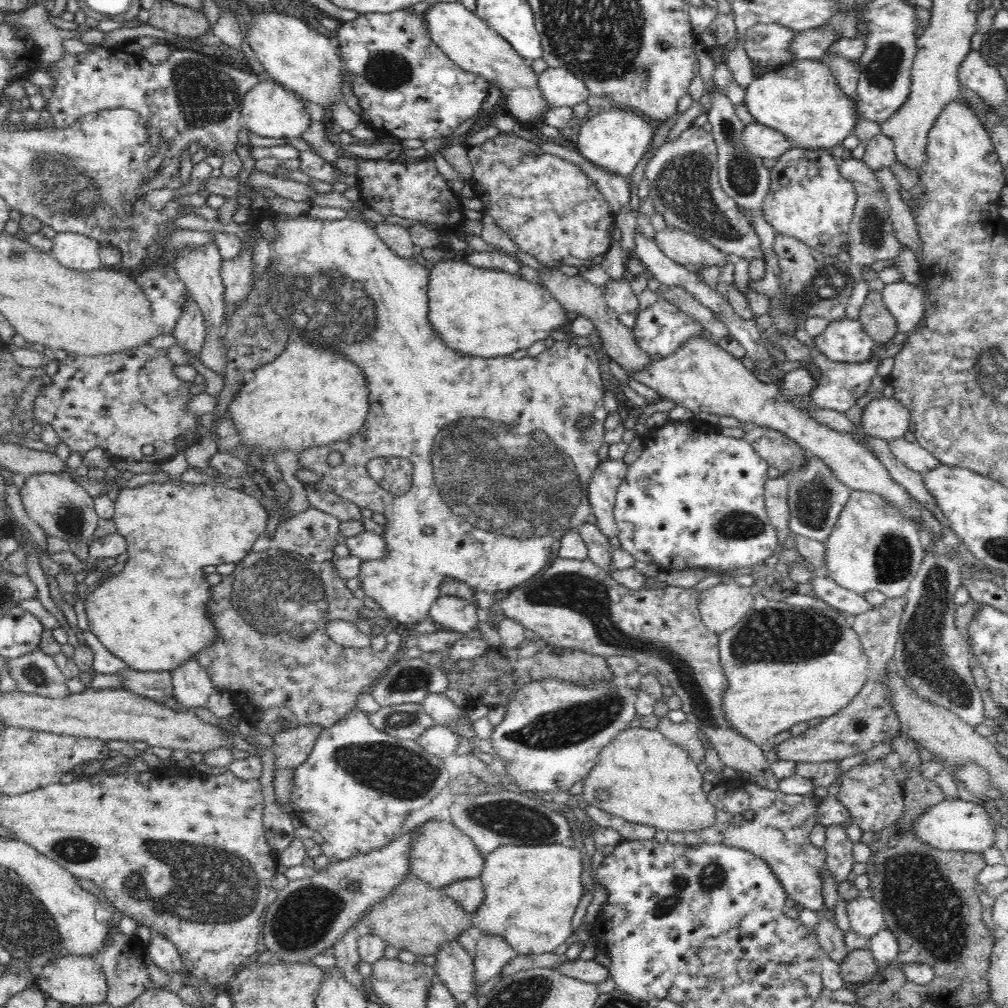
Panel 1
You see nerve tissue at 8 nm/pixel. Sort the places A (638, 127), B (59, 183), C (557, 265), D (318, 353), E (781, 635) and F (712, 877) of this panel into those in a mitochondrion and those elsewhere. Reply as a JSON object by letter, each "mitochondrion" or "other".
{"A":"other","B":"mitochondrion","C":"other","D":"mitochondrion","E":"mitochondrion","F":"mitochondrion"}

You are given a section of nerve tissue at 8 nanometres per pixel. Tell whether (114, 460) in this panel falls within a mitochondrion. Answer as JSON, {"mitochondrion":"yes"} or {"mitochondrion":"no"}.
{"mitochondrion":"no"}

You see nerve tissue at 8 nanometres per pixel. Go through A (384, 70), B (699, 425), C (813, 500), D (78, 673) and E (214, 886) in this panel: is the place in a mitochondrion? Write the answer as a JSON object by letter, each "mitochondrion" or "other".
{"A":"mitochondrion","B":"other","C":"mitochondrion","D":"other","E":"mitochondrion"}

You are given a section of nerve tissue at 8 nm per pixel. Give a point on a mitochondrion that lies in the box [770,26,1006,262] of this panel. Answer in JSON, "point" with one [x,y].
{"point":[882,69]}

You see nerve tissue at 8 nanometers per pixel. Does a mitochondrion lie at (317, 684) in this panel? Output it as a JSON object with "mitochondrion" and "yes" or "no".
{"mitochondrion":"no"}

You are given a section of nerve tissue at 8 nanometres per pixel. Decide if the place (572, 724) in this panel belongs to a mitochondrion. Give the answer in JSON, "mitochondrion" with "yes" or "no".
{"mitochondrion":"yes"}

